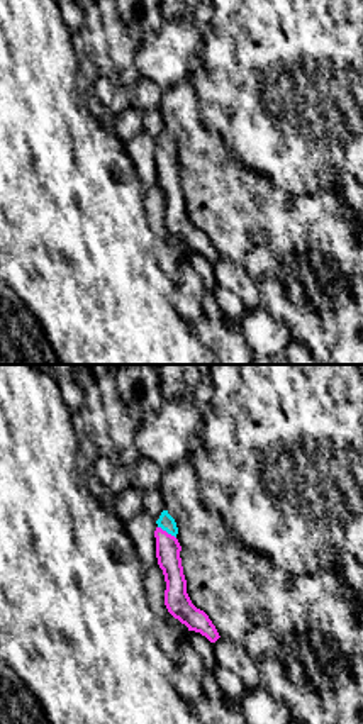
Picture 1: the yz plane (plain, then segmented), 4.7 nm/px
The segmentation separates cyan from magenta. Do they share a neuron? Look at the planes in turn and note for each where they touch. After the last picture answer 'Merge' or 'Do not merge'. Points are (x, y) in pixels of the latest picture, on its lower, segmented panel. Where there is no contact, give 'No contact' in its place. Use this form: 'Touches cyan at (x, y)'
Touches cyan at (167, 531)

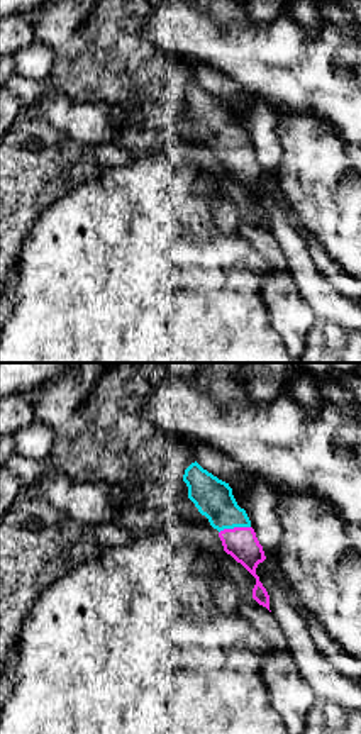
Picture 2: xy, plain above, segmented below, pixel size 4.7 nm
Touches cyan at (234, 526)

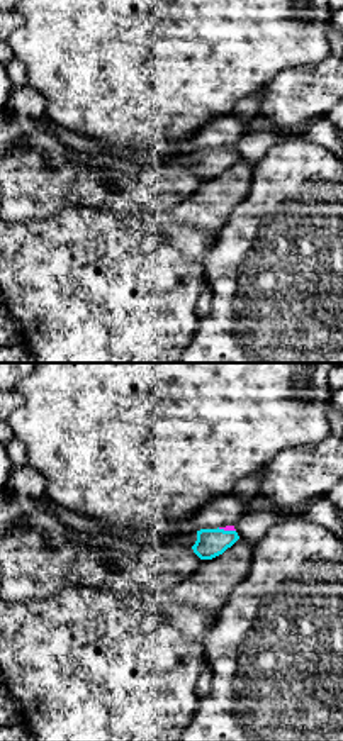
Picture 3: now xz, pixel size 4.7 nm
Touches cyan at (226, 531)

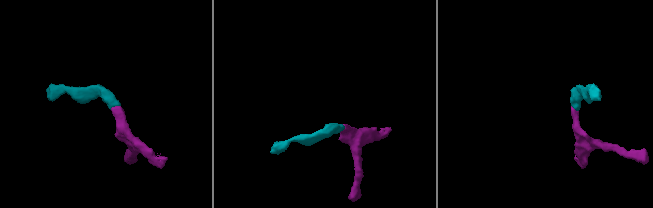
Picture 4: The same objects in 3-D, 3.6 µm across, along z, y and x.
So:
Merge

